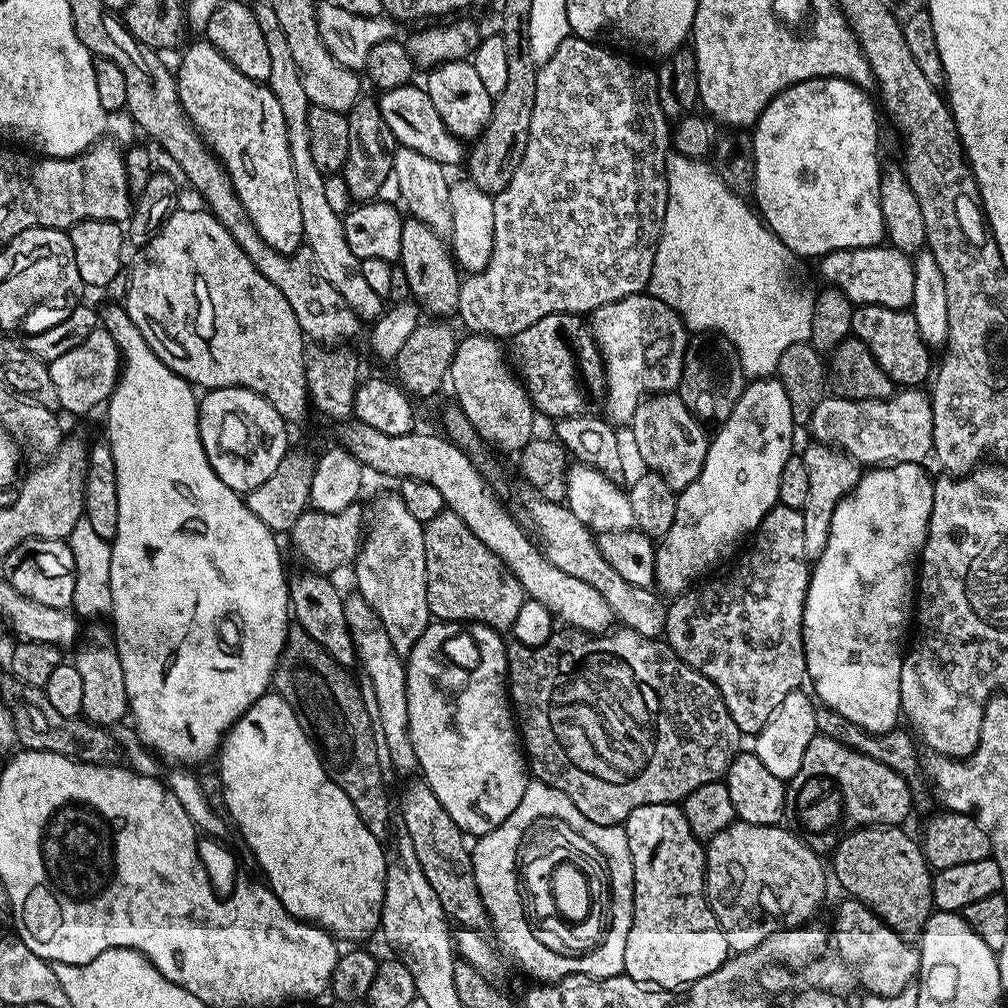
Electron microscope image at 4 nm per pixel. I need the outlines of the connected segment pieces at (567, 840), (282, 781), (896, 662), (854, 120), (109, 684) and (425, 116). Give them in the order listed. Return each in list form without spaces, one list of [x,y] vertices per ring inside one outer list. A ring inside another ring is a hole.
[[[533,779],[528,785],[522,802],[518,802],[518,810],[514,810],[514,814],[510,814],[510,818],[506,818],[506,822],[502,822],[502,826],[498,826],[496,829],[487,832],[484,836],[479,837],[471,845],[470,851],[472,853],[472,865],[474,866],[474,878],[478,882],[478,890],[482,894],[482,902],[488,908],[488,919],[494,932],[496,928],[497,937],[495,936],[495,939],[498,941],[498,944],[498,939],[500,939],[501,945],[499,944],[499,947],[505,953],[508,951],[520,963],[521,970],[529,972],[533,976],[531,978],[533,981],[555,982],[561,980],[563,976],[569,976],[570,974],[601,977],[619,976],[623,973],[624,959],[626,958],[626,934],[630,934],[630,926],[632,925],[634,866],[630,858],[628,835],[626,835],[621,825],[595,824],[590,822],[590,818],[586,818],[586,814],[582,814],[582,810],[578,810],[578,806],[574,806],[574,802],[565,792],[553,788],[551,783]],[[530,804],[538,804],[538,806],[534,806],[534,810],[538,810],[538,812],[528,812]],[[512,872],[516,876],[514,884],[518,888],[516,892],[520,896],[520,902],[516,898],[512,898]]]
[[[266,694],[262,698],[258,698],[258,702],[254,702],[254,706],[250,706],[250,710],[246,710],[246,714],[242,714],[242,718],[237,722],[224,738],[223,744],[220,745],[218,753],[218,761],[220,760],[220,784],[225,804],[228,807],[228,815],[231,823],[236,823],[240,827],[240,832],[244,835],[244,840],[248,843],[248,848],[256,856],[276,856],[276,860],[284,868],[292,868],[292,880],[276,880],[271,881],[270,887],[272,893],[279,898],[282,906],[295,916],[298,920],[311,922],[318,928],[331,932],[337,941],[343,940],[364,940],[372,931],[380,928],[380,911],[382,910],[382,902],[384,901],[384,891],[386,890],[386,870],[388,869],[388,858],[386,848],[382,845],[381,837],[375,836],[365,824],[362,818],[354,810],[354,806],[350,802],[350,798],[346,798],[346,794],[340,787],[332,781],[326,774],[326,770],[320,761],[320,755],[317,754],[316,748],[312,745],[312,740],[304,731],[298,722],[298,718],[294,714],[294,710],[290,710],[290,706],[275,694]]]
[[[889,464],[887,466],[872,466],[861,475],[860,481],[852,489],[850,495],[840,500],[832,515],[830,534],[826,538],[826,550],[822,550],[820,556],[815,557],[810,568],[808,579],[808,593],[804,603],[804,666],[807,679],[812,679],[811,691],[815,699],[823,707],[842,714],[854,722],[854,726],[862,726],[867,732],[890,732],[901,723],[900,710],[900,675],[902,674],[902,662],[906,651],[904,635],[909,635],[910,621],[914,616],[914,589],[918,580],[914,575],[914,561],[924,550],[924,543],[928,537],[930,526],[930,514],[934,506],[934,480],[928,477],[927,467],[924,464]]]
[[[826,76],[822,80],[807,80],[795,88],[787,88],[785,92],[776,95],[775,101],[768,104],[766,110],[762,110],[758,127],[751,133],[752,149],[756,159],[756,186],[754,189],[756,200],[754,199],[754,204],[764,223],[783,242],[789,253],[796,255],[797,252],[800,256],[819,258],[828,252],[837,252],[843,248],[874,248],[885,239],[884,219],[880,205],[882,163],[880,164],[879,158],[876,157],[876,151],[880,148],[880,128],[872,121],[872,113],[875,112],[877,105],[875,103],[872,105],[867,100],[868,95],[869,93],[865,89],[850,83],[849,80]]]
[[[107,623],[89,624],[92,625],[83,629],[80,649],[74,657],[76,669],[82,677],[82,716],[92,724],[116,726],[124,720],[123,716],[129,715],[126,678],[122,674],[122,662],[118,658],[116,637]]]
[[[415,83],[383,90],[379,93],[380,113],[386,126],[390,126],[395,143],[402,148],[416,150],[427,158],[443,166],[450,166],[465,159],[465,145],[454,134],[446,130],[442,118],[438,118],[438,110],[434,110],[434,102],[430,102],[430,94],[423,87],[416,88]]]

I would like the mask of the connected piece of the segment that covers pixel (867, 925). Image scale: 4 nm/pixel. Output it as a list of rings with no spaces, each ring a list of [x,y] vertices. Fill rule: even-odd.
[[[851,898],[844,901],[836,908],[836,921],[830,924],[830,936],[837,948],[839,959],[852,969],[855,979],[864,986],[865,993],[874,996],[896,996],[901,994],[906,986],[912,984],[920,975],[920,949],[911,939],[905,938],[896,932],[878,914],[874,914],[862,902]]]

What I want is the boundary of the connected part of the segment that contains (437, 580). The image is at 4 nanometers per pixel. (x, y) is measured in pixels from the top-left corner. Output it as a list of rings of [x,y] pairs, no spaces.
[[[443,511],[424,525],[426,542],[426,602],[437,621],[455,620],[485,624],[501,634],[507,633],[525,602],[524,588],[510,570],[470,531],[458,514]]]

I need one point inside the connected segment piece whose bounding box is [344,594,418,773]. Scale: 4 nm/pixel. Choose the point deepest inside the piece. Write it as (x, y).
(376, 656)

